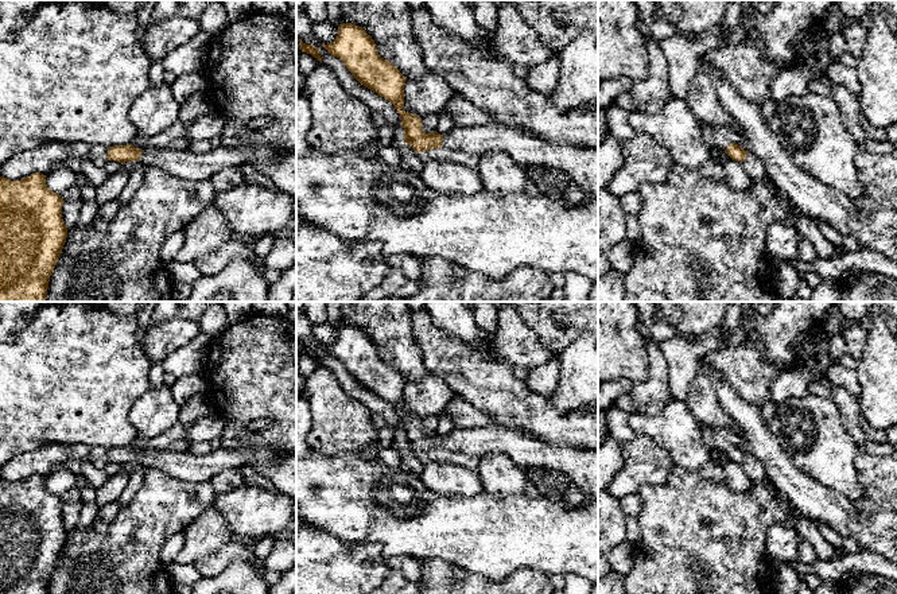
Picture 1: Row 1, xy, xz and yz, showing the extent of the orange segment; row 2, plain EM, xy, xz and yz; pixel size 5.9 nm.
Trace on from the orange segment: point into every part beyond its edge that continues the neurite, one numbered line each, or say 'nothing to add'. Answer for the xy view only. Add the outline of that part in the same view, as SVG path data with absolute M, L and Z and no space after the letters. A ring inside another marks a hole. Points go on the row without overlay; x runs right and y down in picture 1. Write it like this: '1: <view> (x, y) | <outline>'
1: xy (197, 468) | M147 447L141 450L139 463L143 467L156 467L183 481L205 482L224 470L242 469L288 457L277 449L220 447L206 454L194 454L190 450L175 453L168 449Z

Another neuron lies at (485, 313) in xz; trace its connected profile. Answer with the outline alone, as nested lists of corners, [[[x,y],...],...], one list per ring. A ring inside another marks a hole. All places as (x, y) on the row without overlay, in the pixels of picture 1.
[[[475,302],[474,303],[474,317],[477,322],[489,333],[496,335],[497,333],[497,307],[490,302]]]

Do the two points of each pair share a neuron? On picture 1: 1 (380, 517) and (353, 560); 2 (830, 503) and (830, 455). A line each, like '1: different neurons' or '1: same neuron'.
1: different neurons
2: different neurons

